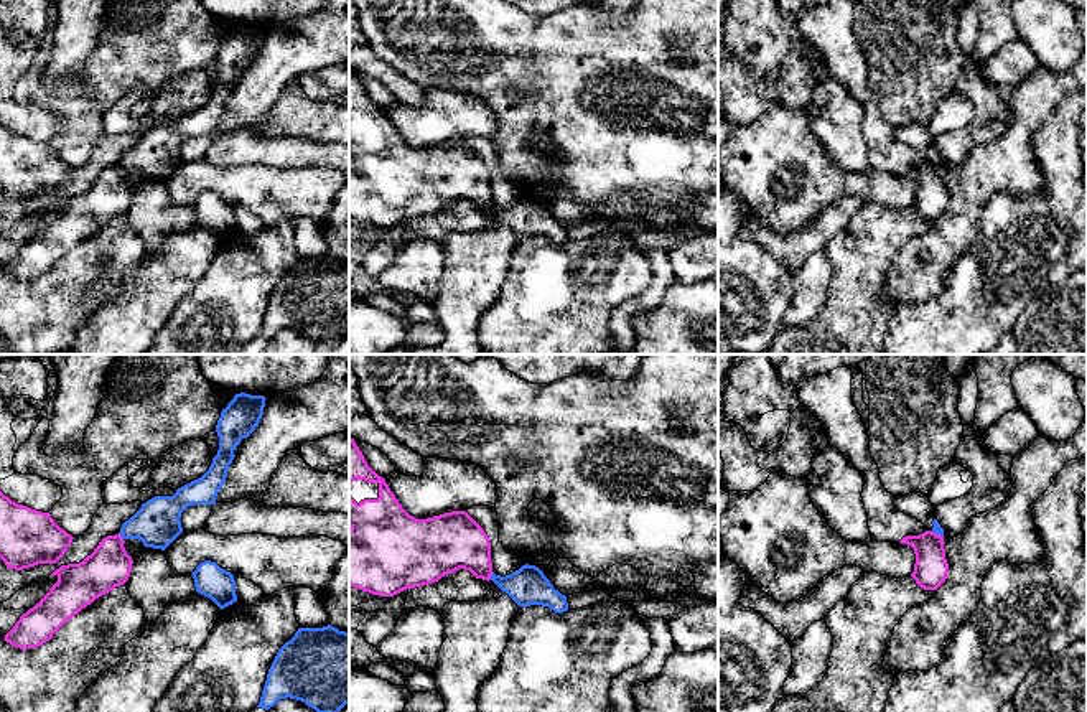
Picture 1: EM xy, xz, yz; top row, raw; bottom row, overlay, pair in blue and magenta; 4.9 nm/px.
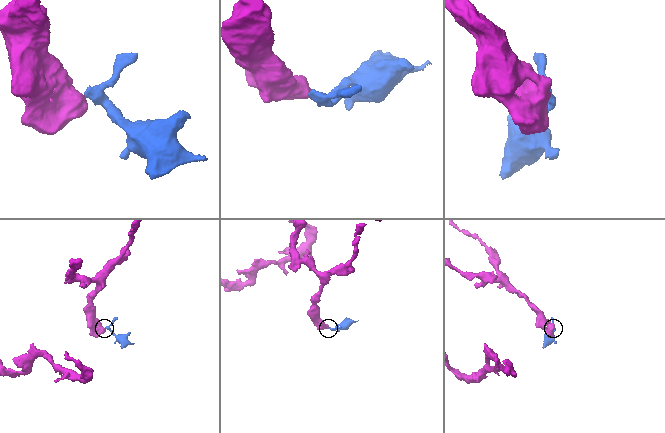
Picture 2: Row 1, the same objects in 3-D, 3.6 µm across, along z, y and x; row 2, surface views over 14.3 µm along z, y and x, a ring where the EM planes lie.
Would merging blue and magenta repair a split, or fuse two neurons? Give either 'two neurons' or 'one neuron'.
two neurons

